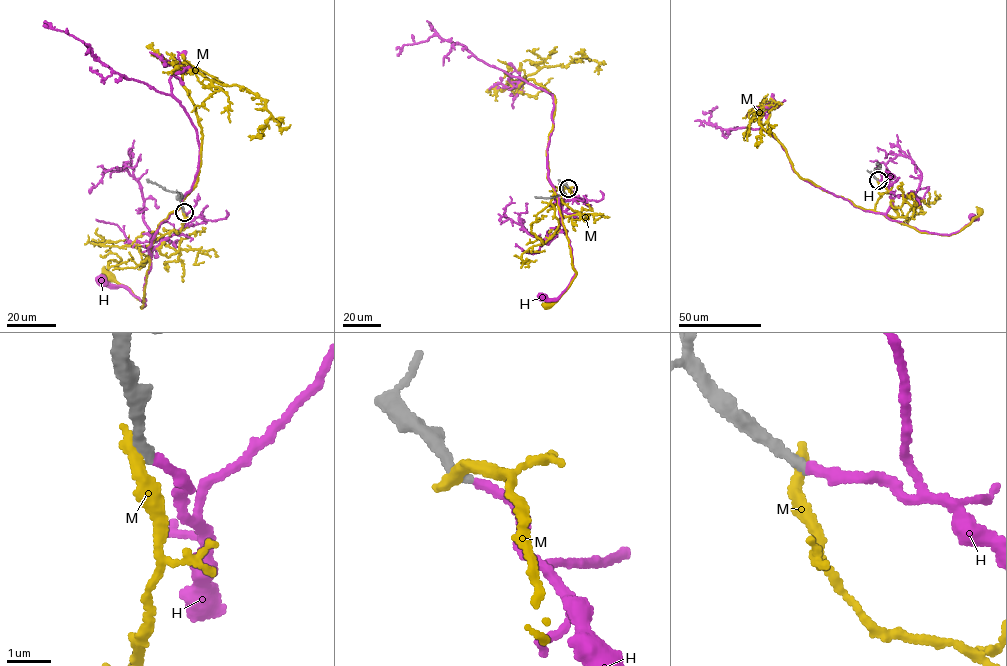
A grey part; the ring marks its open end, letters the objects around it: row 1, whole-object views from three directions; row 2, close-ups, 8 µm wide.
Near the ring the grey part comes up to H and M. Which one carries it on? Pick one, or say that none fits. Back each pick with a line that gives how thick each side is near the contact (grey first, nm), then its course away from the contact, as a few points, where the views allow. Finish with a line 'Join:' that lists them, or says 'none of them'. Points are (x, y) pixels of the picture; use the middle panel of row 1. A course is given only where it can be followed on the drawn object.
H: calibres 240 and 200 nm; course (568, 188), (574, 198), (561, 203), (555, 198), (575, 273), (557, 298), (542, 296)
Join: H

